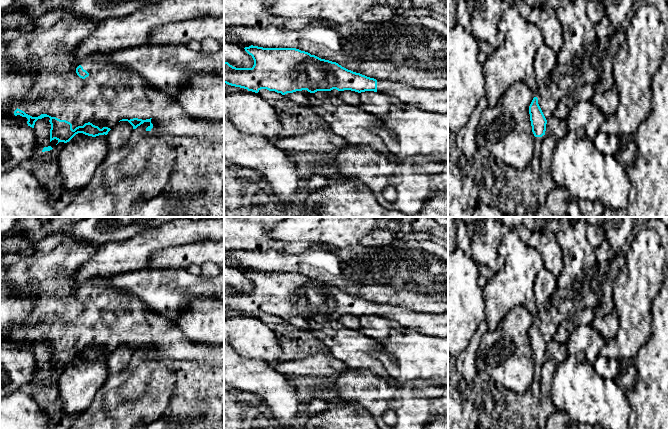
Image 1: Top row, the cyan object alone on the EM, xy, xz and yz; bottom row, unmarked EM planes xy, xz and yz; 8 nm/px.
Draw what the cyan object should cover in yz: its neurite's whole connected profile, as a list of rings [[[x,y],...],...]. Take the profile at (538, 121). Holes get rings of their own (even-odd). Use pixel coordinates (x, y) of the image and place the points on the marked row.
[[[560,0],[556,9],[557,16],[562,24],[564,44],[557,52],[557,65],[551,76],[538,86],[534,98],[529,106],[532,132],[535,137],[545,135],[546,124],[553,116],[559,101],[573,92],[576,88],[583,86],[594,86],[600,79],[602,73],[600,47],[594,23],[587,14],[588,0]]]

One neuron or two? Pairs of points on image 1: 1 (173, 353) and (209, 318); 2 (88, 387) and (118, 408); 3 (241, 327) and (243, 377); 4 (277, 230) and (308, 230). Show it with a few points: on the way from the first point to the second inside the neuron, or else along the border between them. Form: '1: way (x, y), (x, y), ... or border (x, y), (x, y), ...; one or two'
1: border (172, 321), (191, 340), (210, 346); two
2: border (98, 390), (93, 401), (82, 411); two
3: border (234, 348), (247, 358), (265, 361); two
4: way (285, 230), (300, 230); one

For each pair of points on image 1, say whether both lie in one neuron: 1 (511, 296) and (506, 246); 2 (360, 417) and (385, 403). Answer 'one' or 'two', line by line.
1: one
2: two

